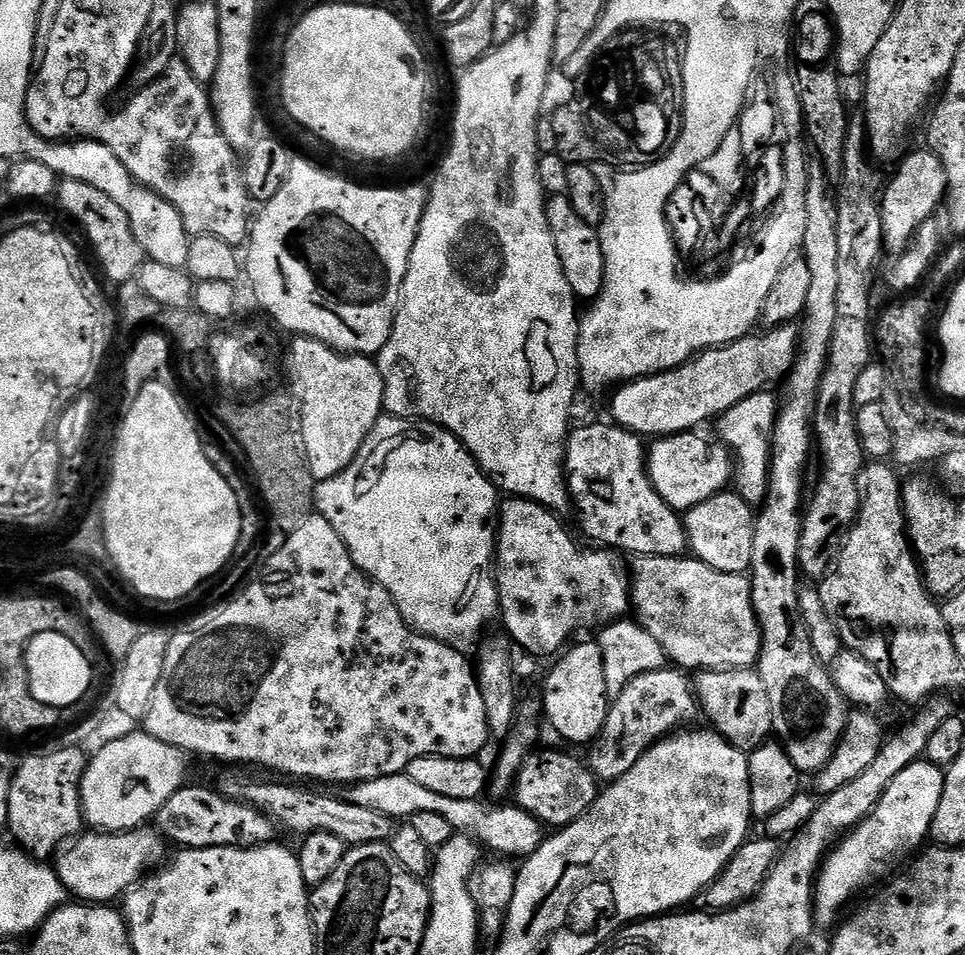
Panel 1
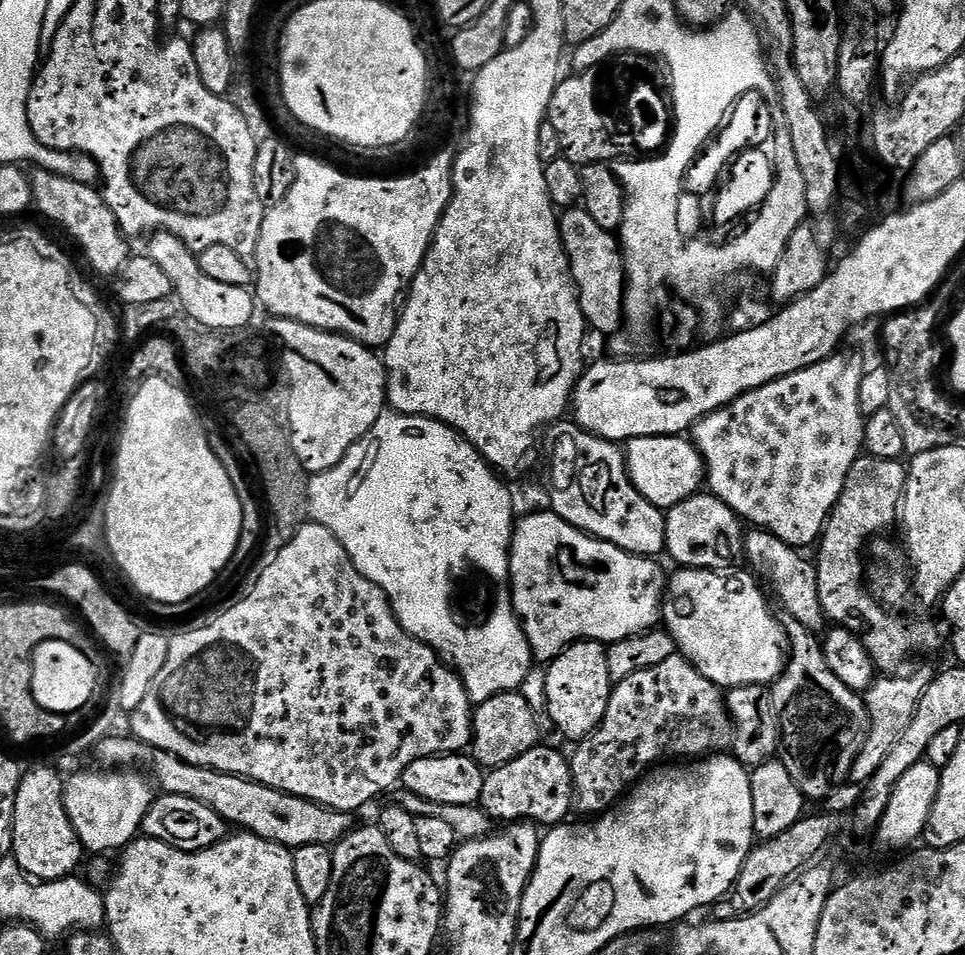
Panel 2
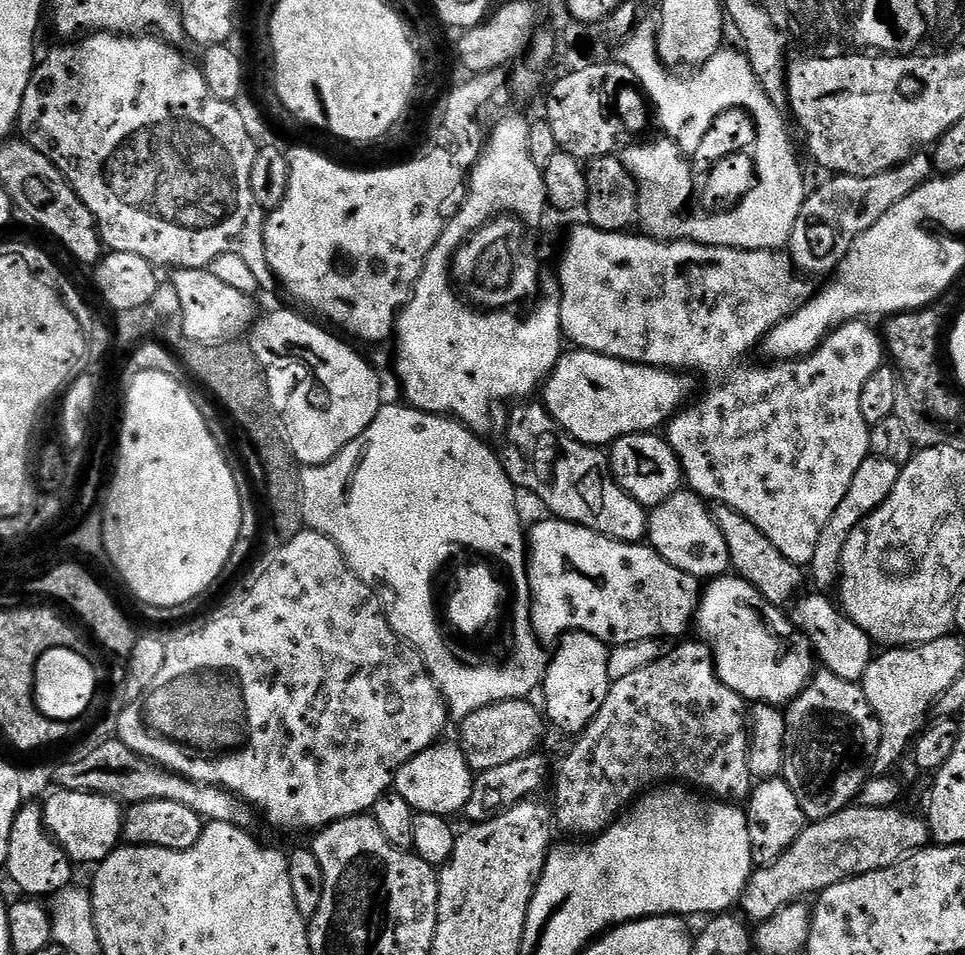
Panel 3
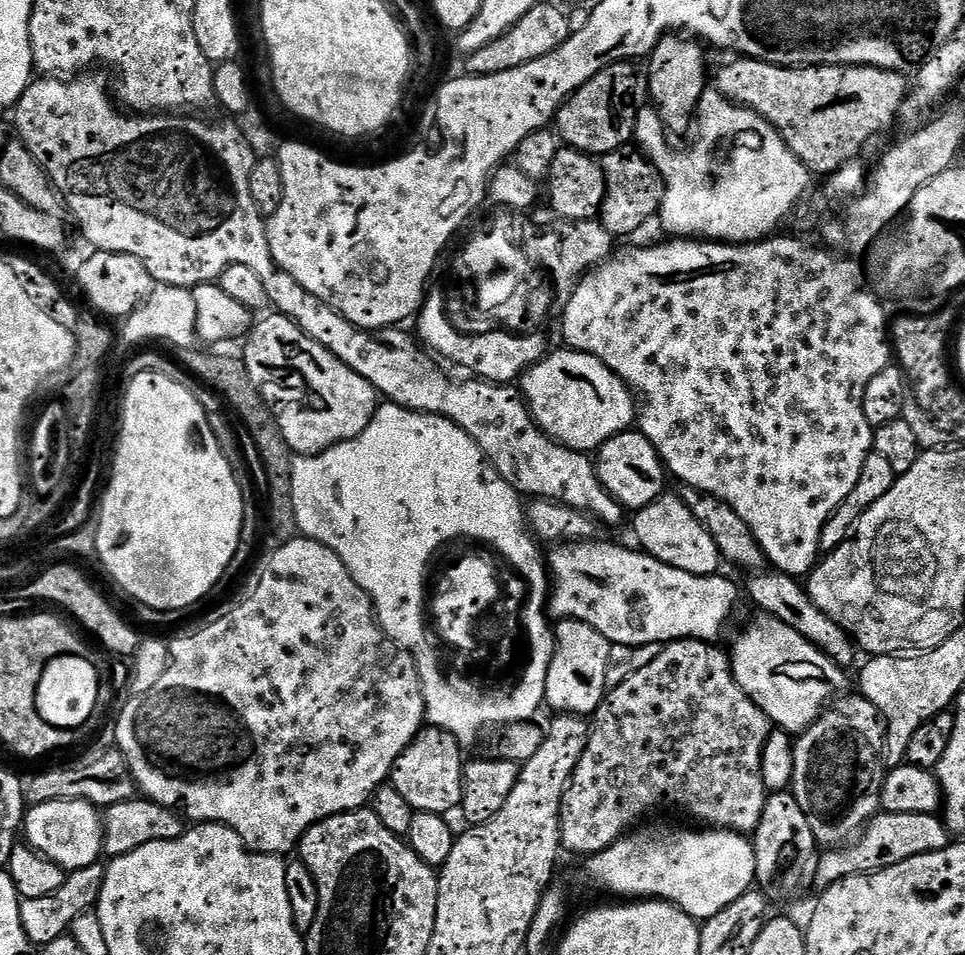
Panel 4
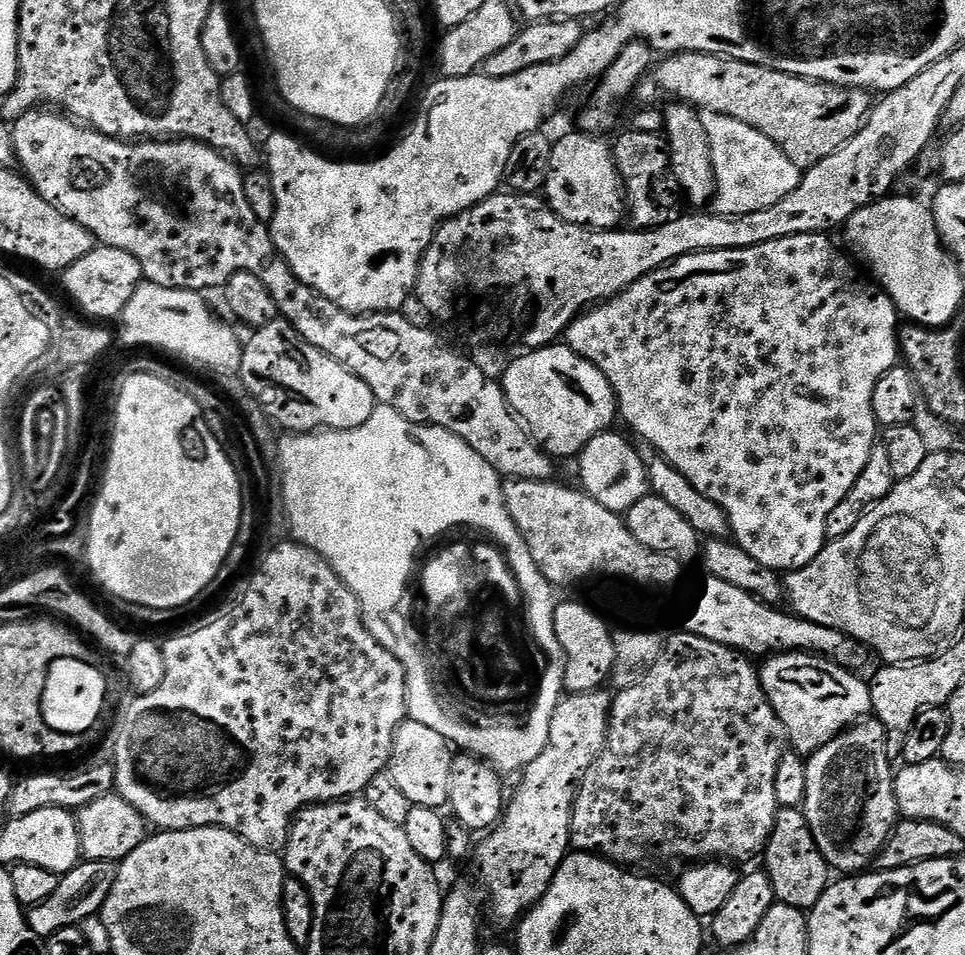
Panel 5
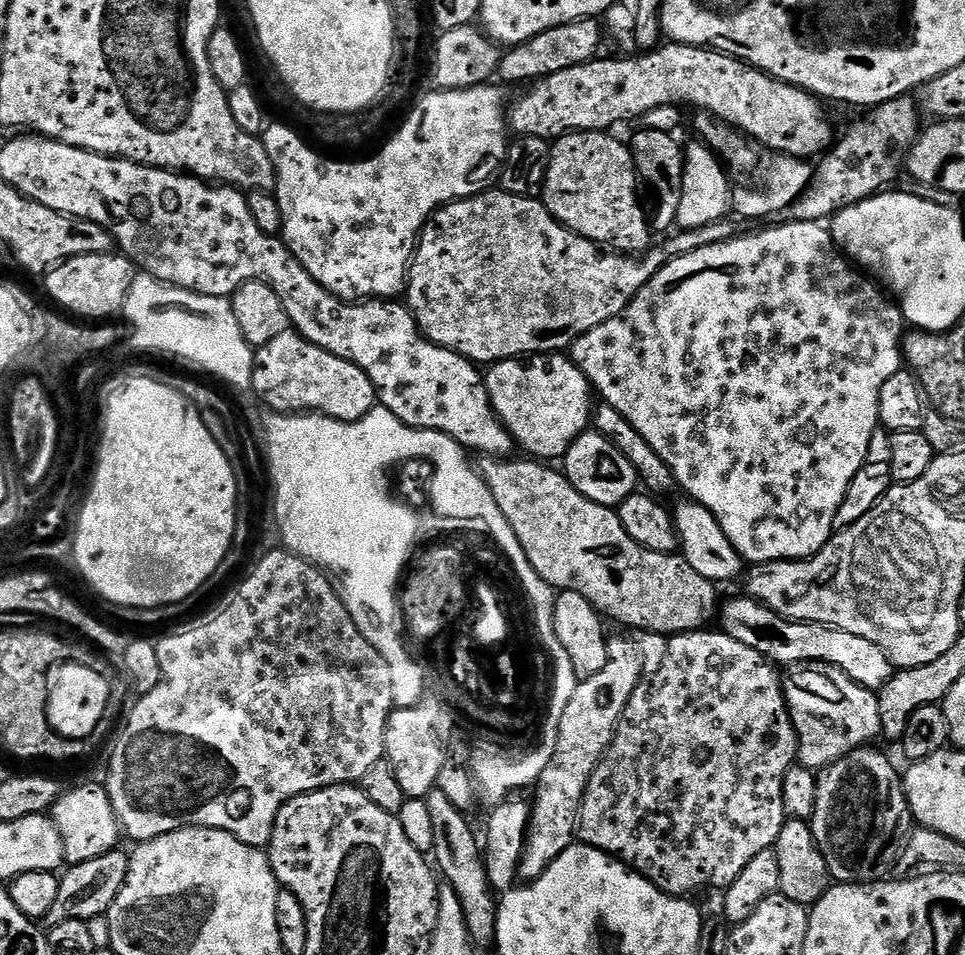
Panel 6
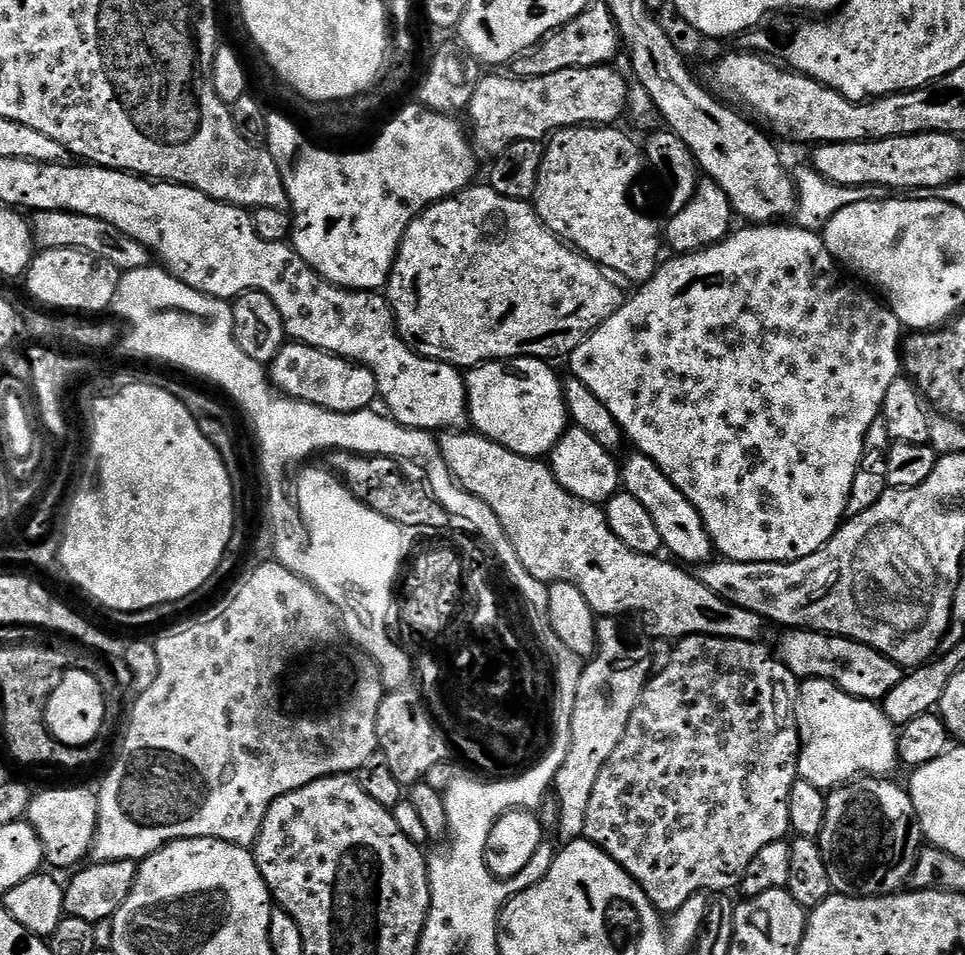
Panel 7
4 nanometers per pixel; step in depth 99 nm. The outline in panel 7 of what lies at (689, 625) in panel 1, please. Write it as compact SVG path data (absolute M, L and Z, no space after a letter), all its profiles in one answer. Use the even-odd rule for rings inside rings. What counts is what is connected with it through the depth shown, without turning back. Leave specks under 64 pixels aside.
M808 678L801 683L799 779L831 790L863 776L887 777L898 768L897 725L886 718L879 703L846 694L834 682Z

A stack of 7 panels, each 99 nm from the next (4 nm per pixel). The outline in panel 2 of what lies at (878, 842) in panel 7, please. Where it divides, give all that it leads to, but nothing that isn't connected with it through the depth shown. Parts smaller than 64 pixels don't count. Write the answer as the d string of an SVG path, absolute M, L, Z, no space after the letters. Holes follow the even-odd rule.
M785 615L783 619L782 629L788 653L783 672L771 685L776 719L780 725L782 762L786 770L790 770L790 778L794 778L796 785L804 792L805 801L823 802L838 786L849 783L852 767L856 765L856 755L868 737L868 710L864 707L864 696L846 686L830 670L817 633L802 626L802 622L793 616Z

